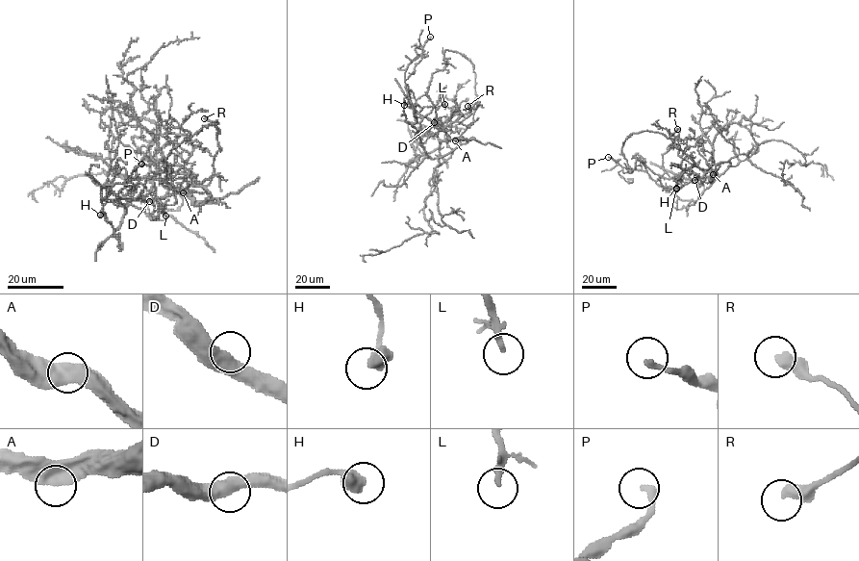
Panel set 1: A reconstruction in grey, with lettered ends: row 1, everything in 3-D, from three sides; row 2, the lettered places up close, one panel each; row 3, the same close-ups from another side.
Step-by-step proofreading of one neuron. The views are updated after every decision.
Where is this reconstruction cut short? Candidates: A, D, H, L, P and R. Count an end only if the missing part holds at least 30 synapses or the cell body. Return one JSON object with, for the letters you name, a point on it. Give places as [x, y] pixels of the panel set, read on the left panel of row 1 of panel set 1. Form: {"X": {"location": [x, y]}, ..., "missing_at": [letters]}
{"missing_at": []}

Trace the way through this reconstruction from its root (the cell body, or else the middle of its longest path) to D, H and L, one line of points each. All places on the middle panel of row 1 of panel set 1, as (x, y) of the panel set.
D: (439, 157), (452, 151), (460, 140), (456, 138), (447, 140), (445, 132), (434, 122)
H: (439, 157), (430, 158), (424, 150), (419, 136), (412, 125), (416, 119), (407, 93), (404, 105)
L: (439, 157), (449, 153), (460, 142), (456, 138), (447, 140), (447, 135), (437, 121), (436, 108), (444, 104)

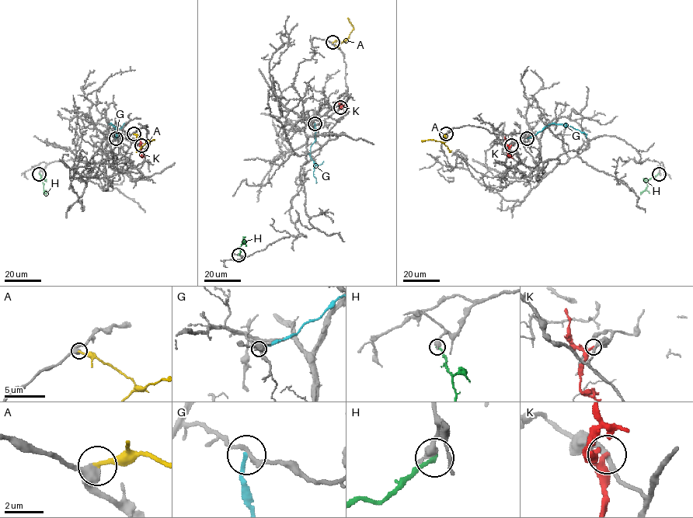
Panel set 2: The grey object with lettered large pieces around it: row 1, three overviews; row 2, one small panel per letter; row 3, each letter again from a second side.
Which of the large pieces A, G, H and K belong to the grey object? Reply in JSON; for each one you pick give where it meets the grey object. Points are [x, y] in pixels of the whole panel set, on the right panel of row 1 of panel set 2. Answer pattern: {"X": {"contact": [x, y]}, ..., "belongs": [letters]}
{"A": {"contact": [446, 133]}, "belongs": ["A"]}

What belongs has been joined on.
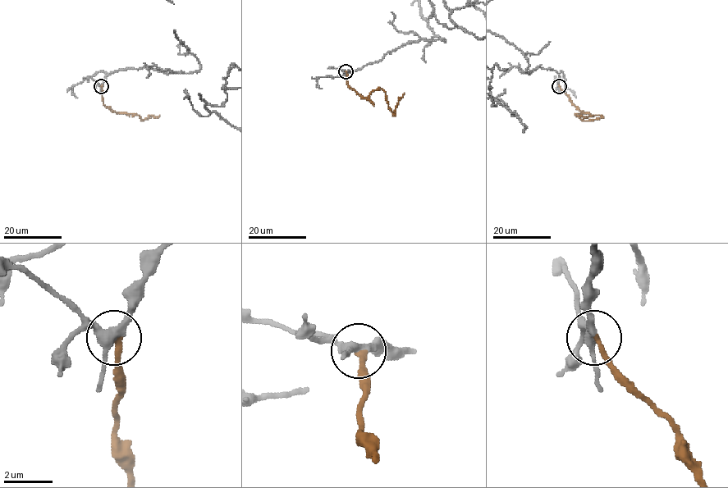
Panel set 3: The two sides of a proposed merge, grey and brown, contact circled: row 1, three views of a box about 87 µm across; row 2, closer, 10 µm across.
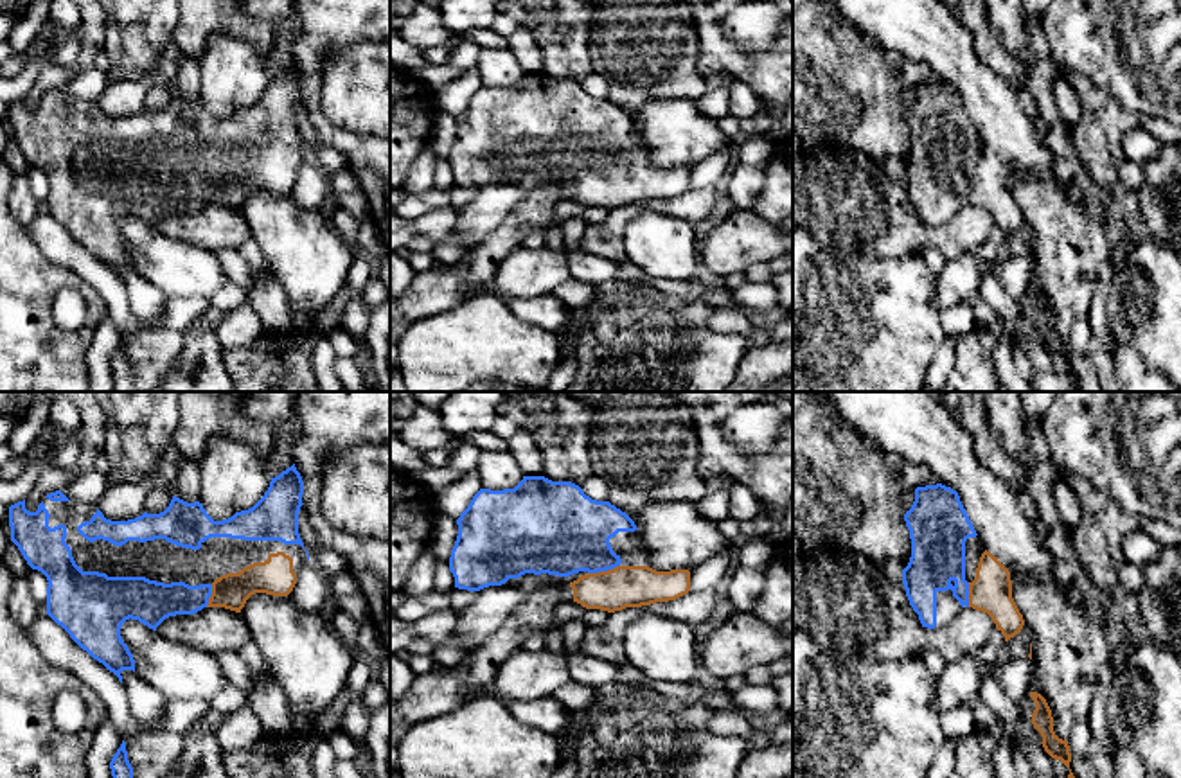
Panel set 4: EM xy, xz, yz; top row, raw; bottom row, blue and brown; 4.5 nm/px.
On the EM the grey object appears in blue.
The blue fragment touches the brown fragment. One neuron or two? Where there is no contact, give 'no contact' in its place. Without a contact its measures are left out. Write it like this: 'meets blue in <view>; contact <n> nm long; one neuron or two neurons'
meets blue in xz; contact 150 nm long; one neuron

